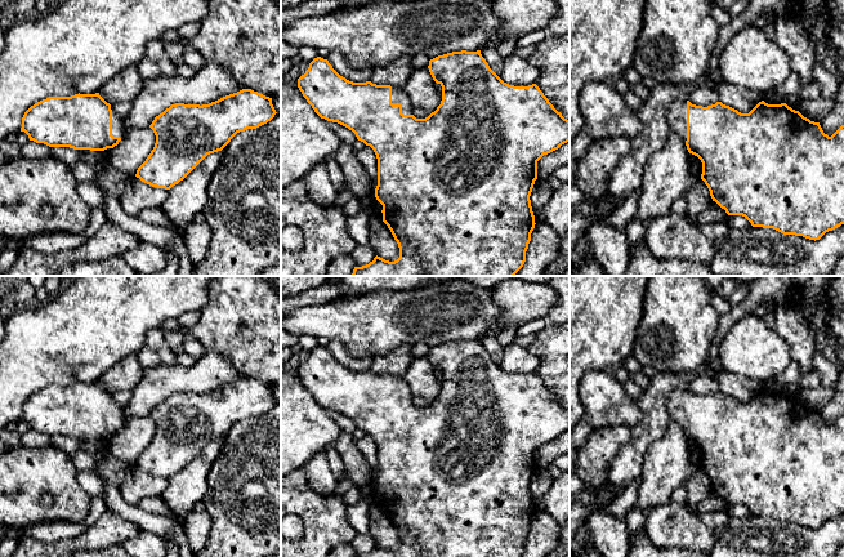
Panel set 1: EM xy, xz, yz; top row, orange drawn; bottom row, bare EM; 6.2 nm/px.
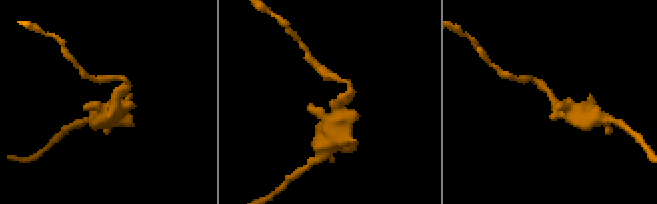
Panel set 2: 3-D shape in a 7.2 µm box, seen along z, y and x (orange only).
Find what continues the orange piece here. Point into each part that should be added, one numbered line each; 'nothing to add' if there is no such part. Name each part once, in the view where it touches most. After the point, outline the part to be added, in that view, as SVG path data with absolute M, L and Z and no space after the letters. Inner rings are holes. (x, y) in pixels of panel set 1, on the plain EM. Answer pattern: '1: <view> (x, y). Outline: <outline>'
1: xz (398, 386). Outline: M392 375L392 392L401 393L403 404L412 404L411 388L402 376Z

